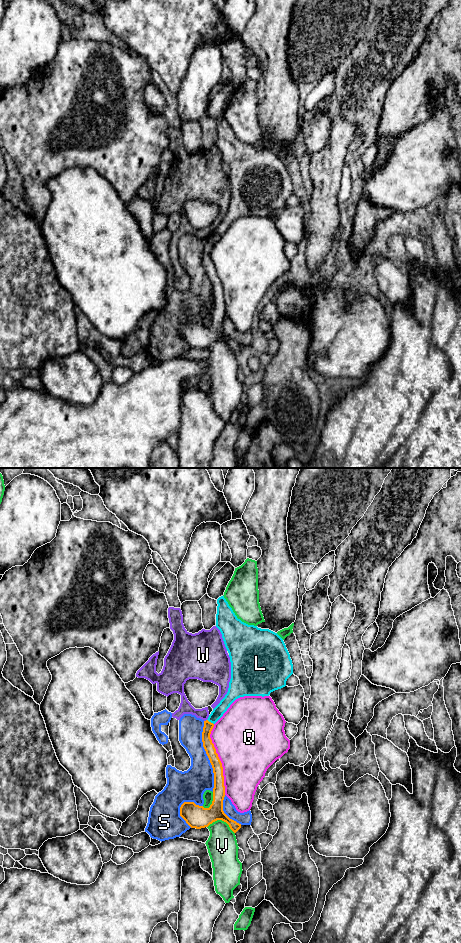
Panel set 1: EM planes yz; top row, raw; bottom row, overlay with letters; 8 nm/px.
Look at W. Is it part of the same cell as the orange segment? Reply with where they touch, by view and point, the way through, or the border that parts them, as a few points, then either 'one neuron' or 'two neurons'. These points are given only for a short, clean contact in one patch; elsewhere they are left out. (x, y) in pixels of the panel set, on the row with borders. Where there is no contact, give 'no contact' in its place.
contact yz (206, 720); border yz (206, 719), (204, 721); two neurons

